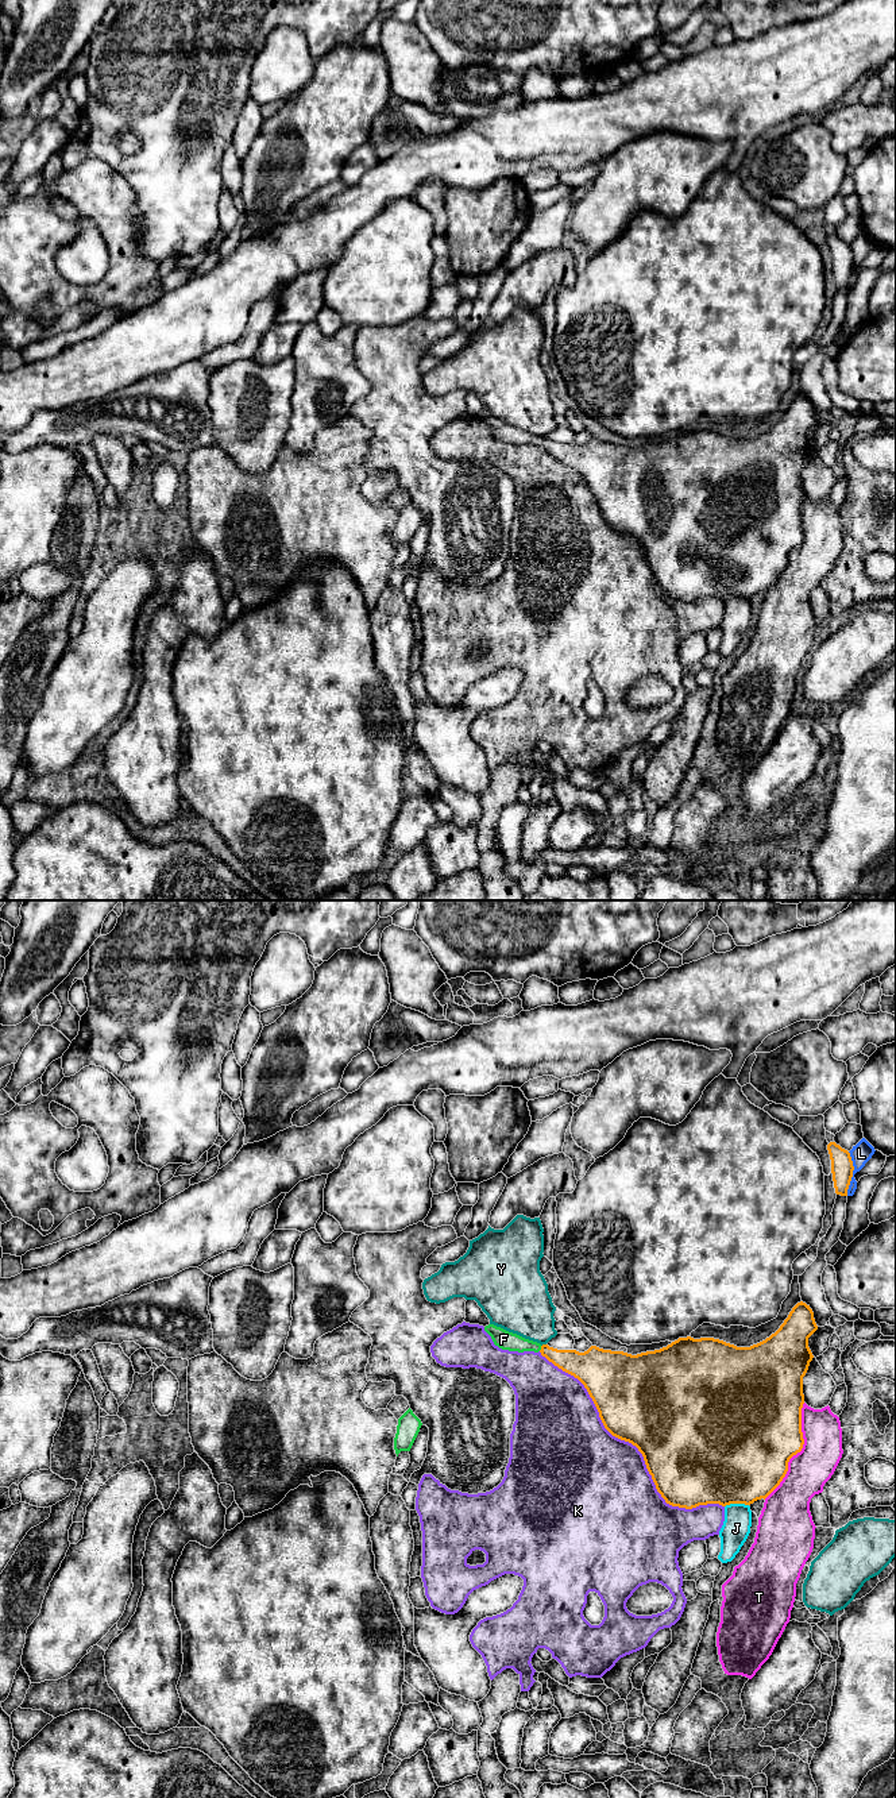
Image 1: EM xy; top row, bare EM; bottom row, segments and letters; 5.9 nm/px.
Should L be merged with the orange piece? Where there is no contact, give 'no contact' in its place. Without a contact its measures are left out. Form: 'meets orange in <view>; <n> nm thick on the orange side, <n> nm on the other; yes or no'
meets orange in xy; 130 nm thick on the orange side, 120 nm on the other; no

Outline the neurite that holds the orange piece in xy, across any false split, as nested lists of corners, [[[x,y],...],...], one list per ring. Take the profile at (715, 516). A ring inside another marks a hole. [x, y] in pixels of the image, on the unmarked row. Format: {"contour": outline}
{"contour": [[[797,396],[780,421],[750,440],[737,440],[714,431],[679,431],[667,440],[632,448],[591,439],[587,444],[557,443],[525,432],[494,417],[484,420],[495,439],[509,444],[541,445],[549,455],[578,471],[592,491],[605,521],[642,547],[657,584],[672,599],[750,598],[766,591],[783,574],[789,552],[802,544],[803,470],[814,448],[808,431],[818,423],[814,405]]]}

